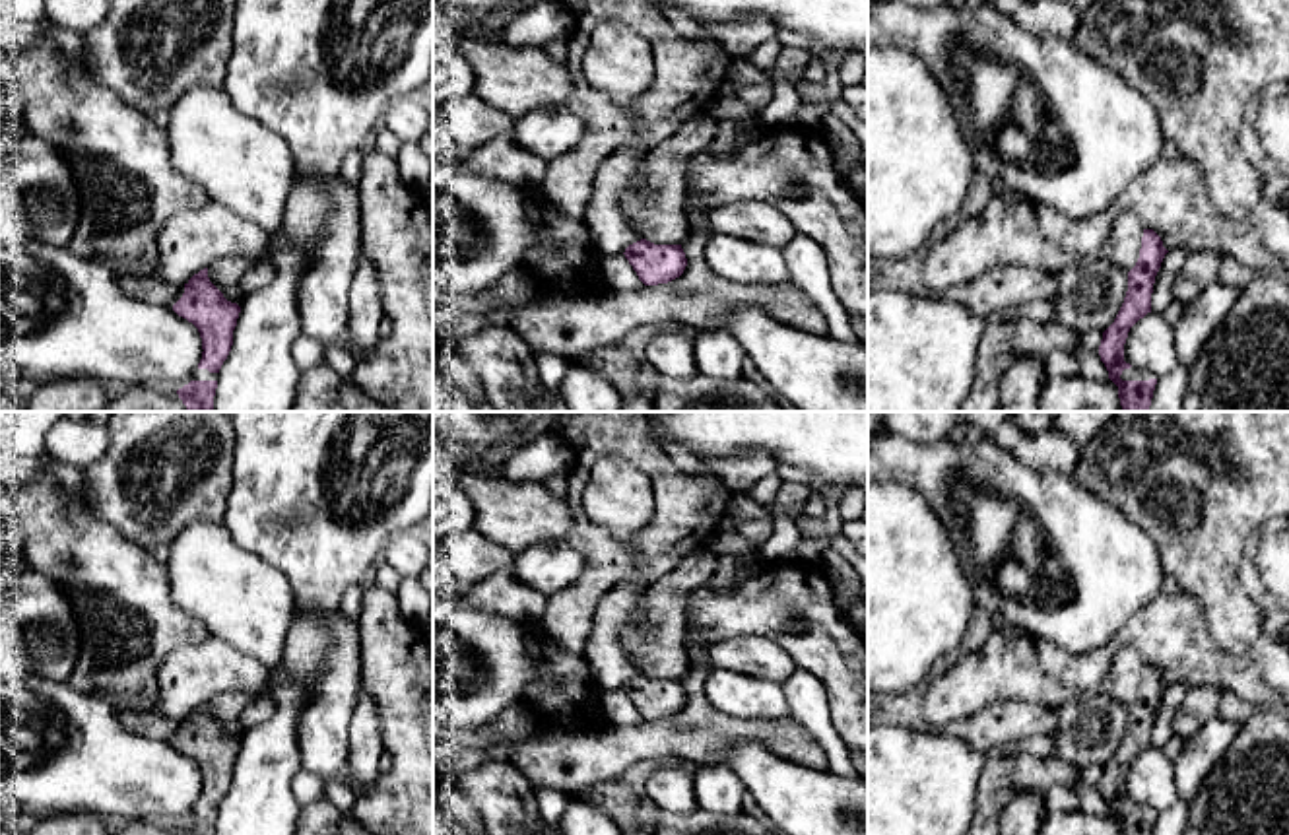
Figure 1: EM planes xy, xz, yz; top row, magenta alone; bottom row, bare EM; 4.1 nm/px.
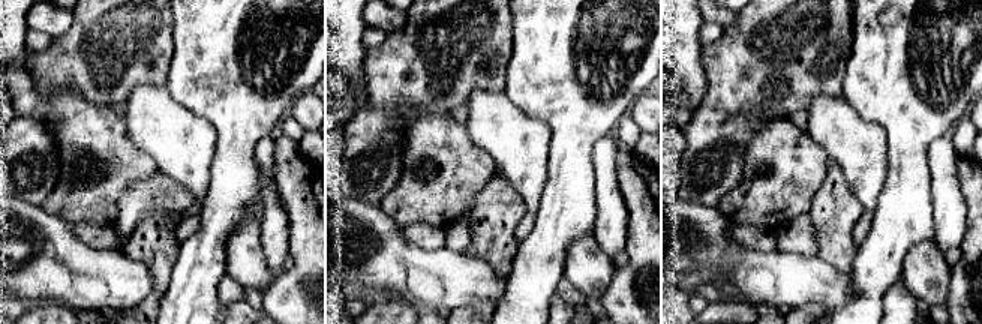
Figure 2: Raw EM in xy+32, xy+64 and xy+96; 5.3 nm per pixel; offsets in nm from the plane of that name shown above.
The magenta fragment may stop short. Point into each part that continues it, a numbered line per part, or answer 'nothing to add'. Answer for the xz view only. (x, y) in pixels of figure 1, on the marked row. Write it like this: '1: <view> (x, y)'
nothing to add

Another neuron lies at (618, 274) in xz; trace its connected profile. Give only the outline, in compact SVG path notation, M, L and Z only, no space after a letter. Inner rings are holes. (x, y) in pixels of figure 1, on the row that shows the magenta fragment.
M600 254L600 272L610 291L639 291L643 287L625 254Z

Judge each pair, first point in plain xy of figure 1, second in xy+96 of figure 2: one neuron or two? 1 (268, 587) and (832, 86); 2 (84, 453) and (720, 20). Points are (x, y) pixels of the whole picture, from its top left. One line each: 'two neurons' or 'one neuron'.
1: two neurons
2: one neuron

